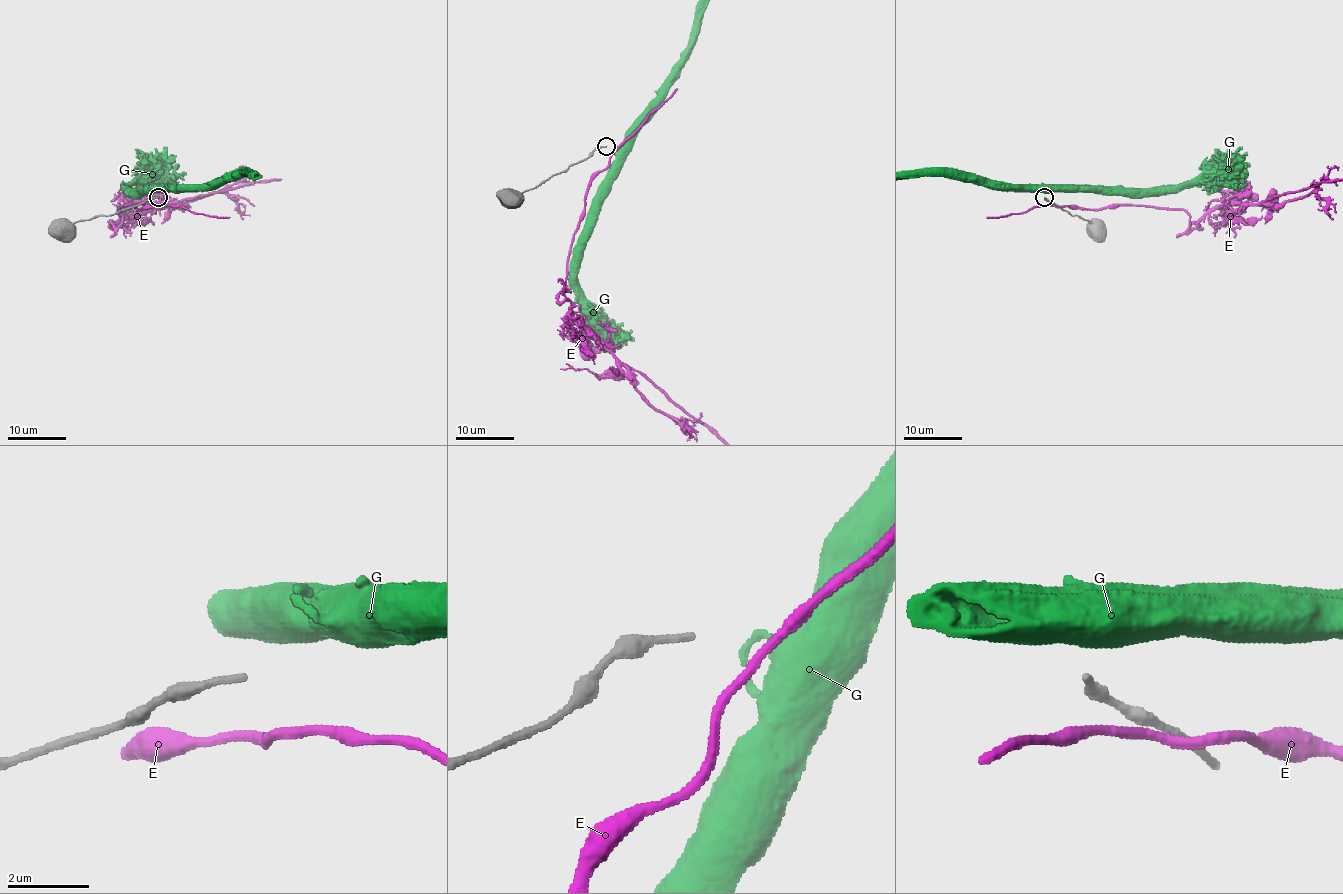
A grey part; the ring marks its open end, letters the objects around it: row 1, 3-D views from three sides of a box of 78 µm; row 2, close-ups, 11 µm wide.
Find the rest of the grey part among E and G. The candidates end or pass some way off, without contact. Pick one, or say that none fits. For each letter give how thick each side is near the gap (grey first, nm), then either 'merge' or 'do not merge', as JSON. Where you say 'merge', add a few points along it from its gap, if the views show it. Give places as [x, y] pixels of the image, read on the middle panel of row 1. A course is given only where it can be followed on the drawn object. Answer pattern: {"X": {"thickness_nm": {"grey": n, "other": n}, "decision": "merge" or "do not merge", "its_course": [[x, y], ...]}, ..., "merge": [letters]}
{"E": {"thickness_nm": {"grey": 150, "other": 220}, "decision": "do not merge"}, "G": {"thickness_nm": {"grey": 150, "other": 200}, "decision": "do not merge"}, "merge": []}

